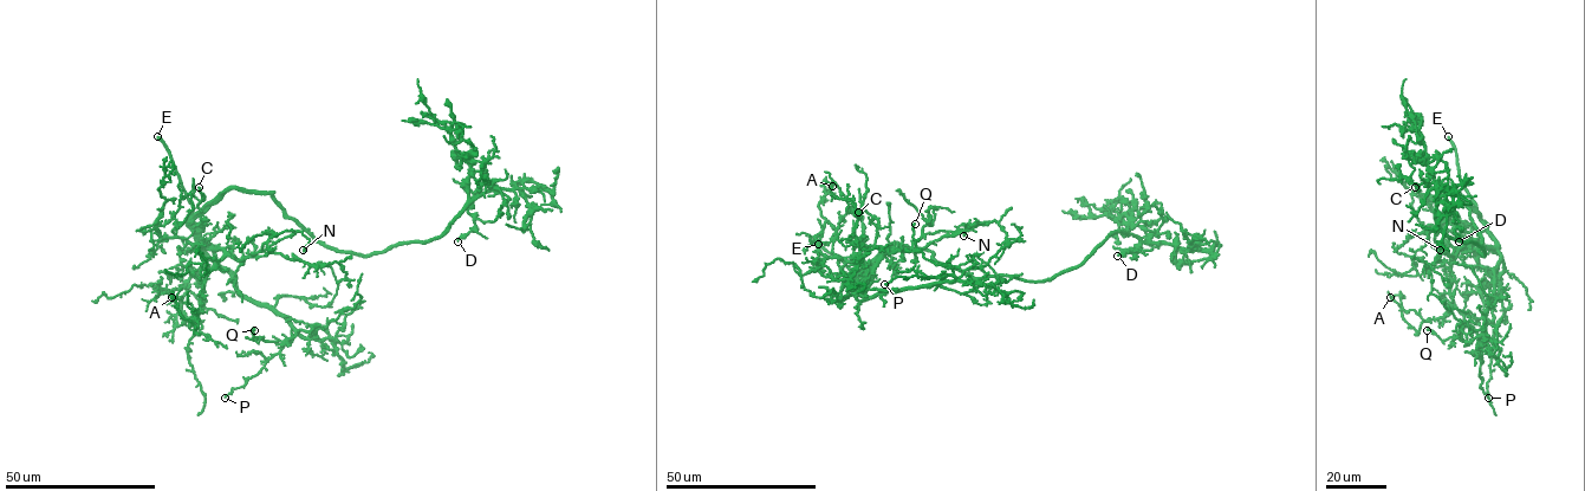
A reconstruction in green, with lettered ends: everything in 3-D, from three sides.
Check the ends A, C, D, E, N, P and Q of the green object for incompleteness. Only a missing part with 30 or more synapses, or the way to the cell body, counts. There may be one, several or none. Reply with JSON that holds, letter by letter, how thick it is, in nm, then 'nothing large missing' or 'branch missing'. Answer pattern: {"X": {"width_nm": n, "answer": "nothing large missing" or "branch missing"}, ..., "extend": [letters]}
{"A": {"width_nm": 500, "answer": "nothing large missing"}, "C": {"width_nm": 200, "answer": "branch missing"}, "D": {"width_nm": 200, "answer": "nothing large missing"}, "E": {"width_nm": 380, "answer": "branch missing"}, "N": {"width_nm": 320, "answer": "nothing large missing"}, "P": {"width_nm": 280, "answer": "nothing large missing"}, "Q": {"width_nm": 170, "answer": "nothing large missing"}, "extend": ["C", "E"]}

